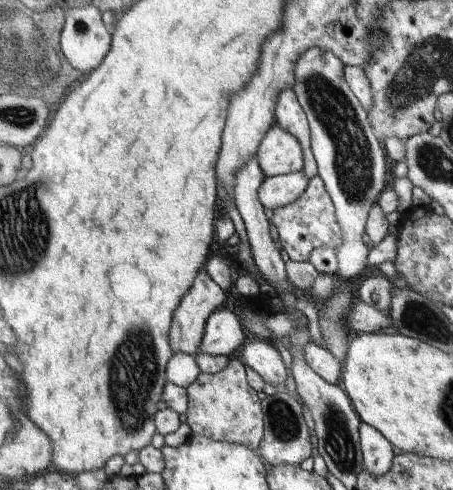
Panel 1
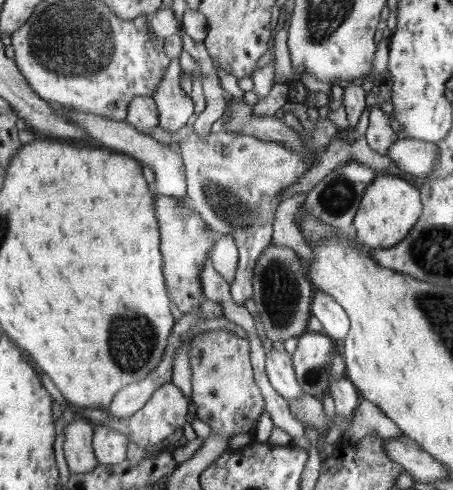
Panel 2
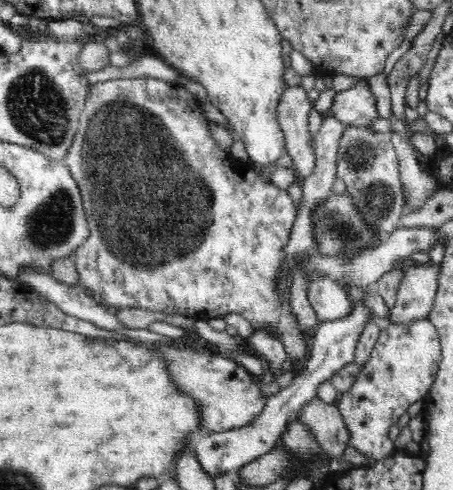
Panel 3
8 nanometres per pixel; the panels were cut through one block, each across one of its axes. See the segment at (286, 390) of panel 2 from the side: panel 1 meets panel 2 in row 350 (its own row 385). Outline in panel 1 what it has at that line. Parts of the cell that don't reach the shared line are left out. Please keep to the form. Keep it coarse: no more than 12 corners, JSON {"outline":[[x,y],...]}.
{"outline":[[245,342],[235,356],[265,384],[285,386],[287,370],[271,342]]}

